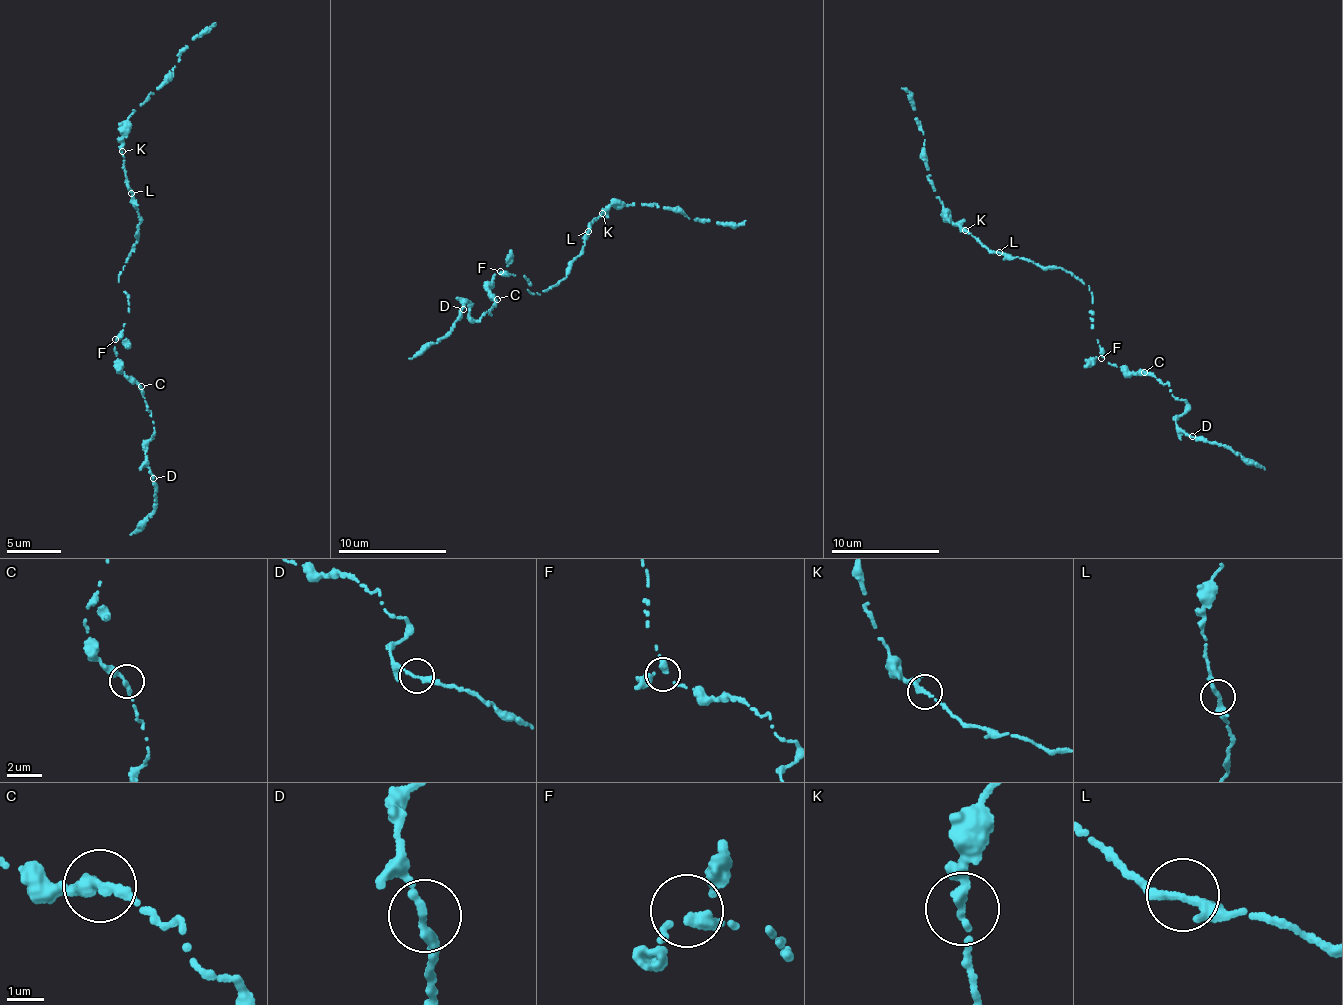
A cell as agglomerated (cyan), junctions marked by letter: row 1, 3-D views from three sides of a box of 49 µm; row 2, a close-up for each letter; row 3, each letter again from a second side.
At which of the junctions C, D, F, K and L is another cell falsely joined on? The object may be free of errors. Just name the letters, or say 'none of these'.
none of these

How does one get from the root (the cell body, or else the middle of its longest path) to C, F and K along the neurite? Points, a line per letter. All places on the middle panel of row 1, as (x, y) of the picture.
C: (528, 283), (531, 282), (526, 276), (503, 271), (495, 273), (488, 292), (497, 299)
F: (528, 283), (531, 282), (526, 276), (500, 271)
K: (528, 283), (529, 292), (540, 294), (563, 278), (568, 263), (581, 255), (588, 227), (602, 213)

